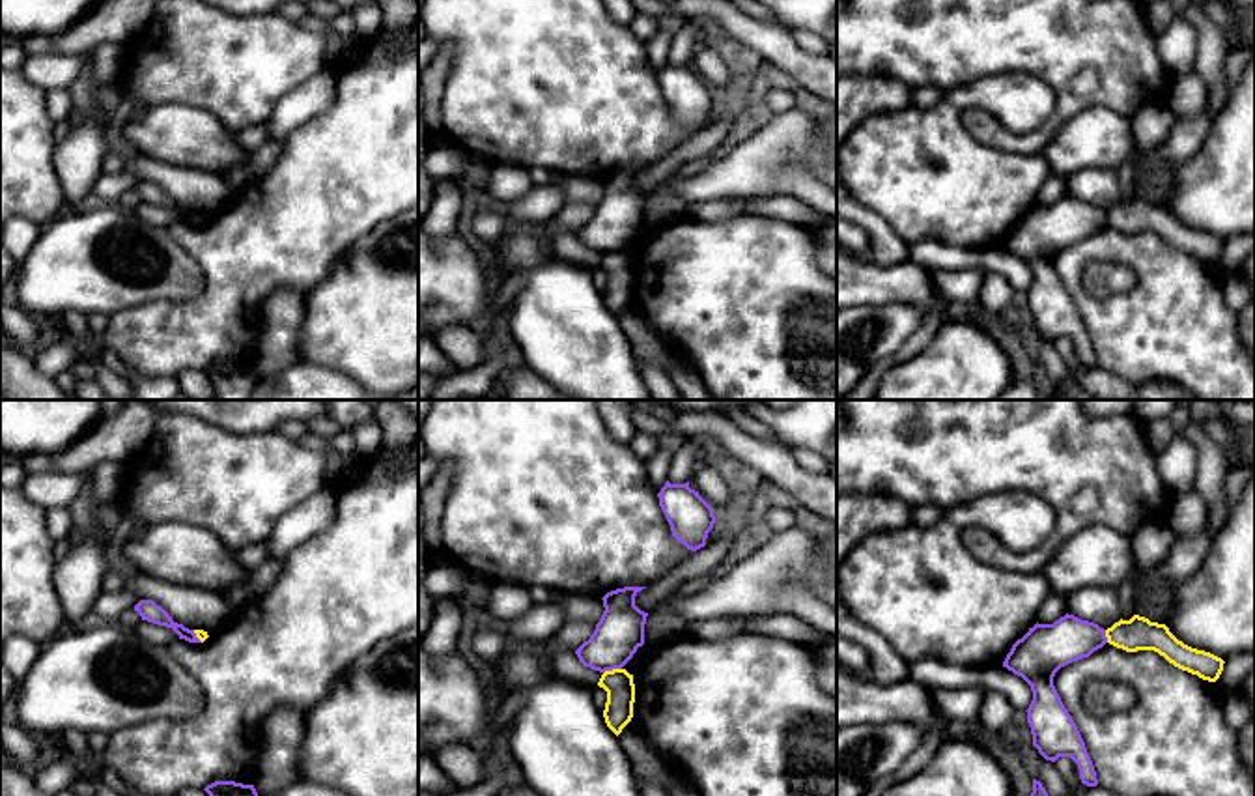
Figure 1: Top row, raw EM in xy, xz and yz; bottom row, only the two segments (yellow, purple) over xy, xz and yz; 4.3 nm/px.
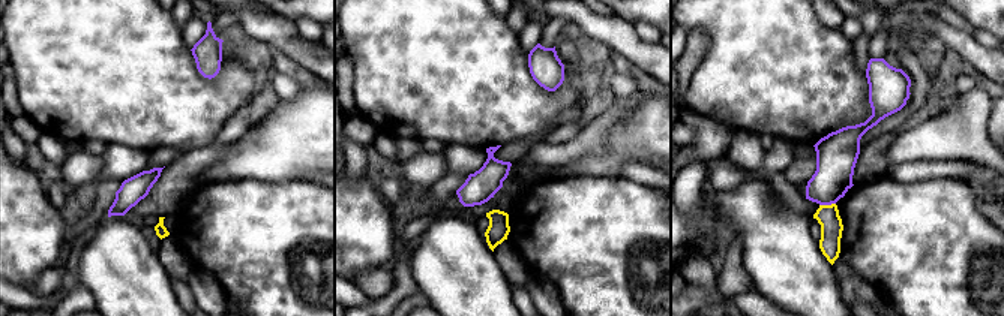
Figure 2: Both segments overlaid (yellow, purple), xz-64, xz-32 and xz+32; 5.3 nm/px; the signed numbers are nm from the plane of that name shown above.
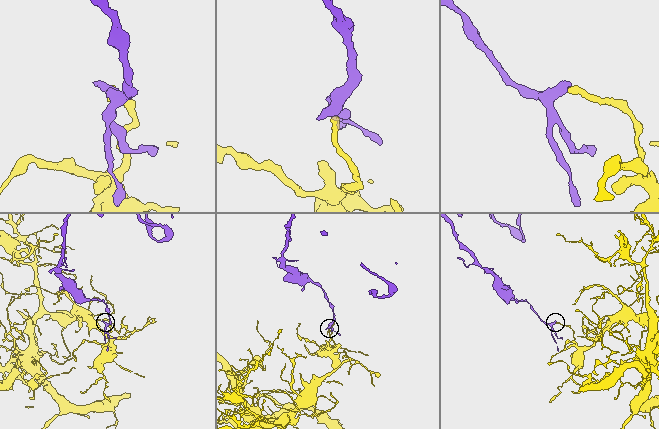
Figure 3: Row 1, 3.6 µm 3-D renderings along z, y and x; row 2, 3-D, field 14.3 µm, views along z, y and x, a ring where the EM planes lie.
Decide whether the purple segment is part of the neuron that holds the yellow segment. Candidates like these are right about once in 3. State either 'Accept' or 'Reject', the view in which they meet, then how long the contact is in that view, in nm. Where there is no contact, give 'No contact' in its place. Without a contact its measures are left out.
Reject. Touches yellow in xz. Shared border 80 nm

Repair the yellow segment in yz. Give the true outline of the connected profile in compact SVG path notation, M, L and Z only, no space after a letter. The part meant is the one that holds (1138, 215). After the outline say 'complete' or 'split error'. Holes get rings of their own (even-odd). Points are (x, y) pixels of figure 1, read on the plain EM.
M1139 196L1115 204L1106 211L1106 219L1109 226L1126 234L1154 232L1175 249L1208 263L1216 263L1223 252L1221 239L1184 226L1165 206L1150 204Z | complete

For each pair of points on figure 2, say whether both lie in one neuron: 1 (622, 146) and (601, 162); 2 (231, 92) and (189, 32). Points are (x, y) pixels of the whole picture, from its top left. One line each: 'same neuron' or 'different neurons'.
1: same neuron
2: different neurons

